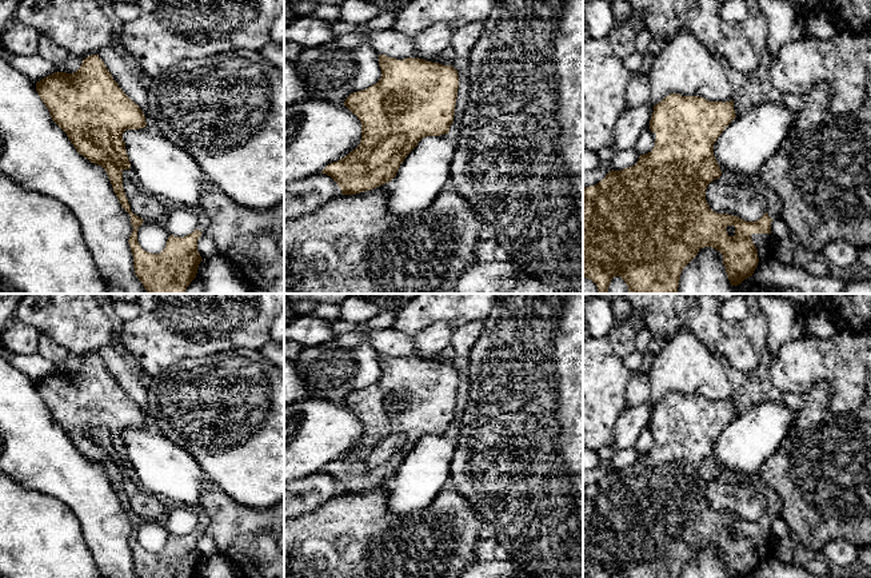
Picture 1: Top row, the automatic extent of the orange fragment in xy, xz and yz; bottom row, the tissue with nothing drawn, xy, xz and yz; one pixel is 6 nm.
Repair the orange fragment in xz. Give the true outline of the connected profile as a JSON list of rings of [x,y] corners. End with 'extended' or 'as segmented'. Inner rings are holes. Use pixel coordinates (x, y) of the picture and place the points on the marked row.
[[[379,55],[380,80],[351,93],[344,105],[361,123],[360,144],[343,159],[328,164],[321,174],[331,176],[343,195],[355,195],[389,183],[407,155],[425,136],[450,132],[459,89],[459,75],[452,65],[407,57],[397,60]]]; as segmented

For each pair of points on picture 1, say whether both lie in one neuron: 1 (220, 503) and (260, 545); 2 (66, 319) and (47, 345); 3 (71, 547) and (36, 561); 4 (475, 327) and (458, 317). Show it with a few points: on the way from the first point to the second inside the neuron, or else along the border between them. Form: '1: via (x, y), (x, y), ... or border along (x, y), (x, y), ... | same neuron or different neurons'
1: via (230, 514), (250, 534) | same neuron
2: border along (40, 333), (51, 337), (68, 353) | different neurons
3: via (63, 555), (44, 557) | same neuron
4: border along (483, 321), (468, 321), (456, 327) | different neurons

